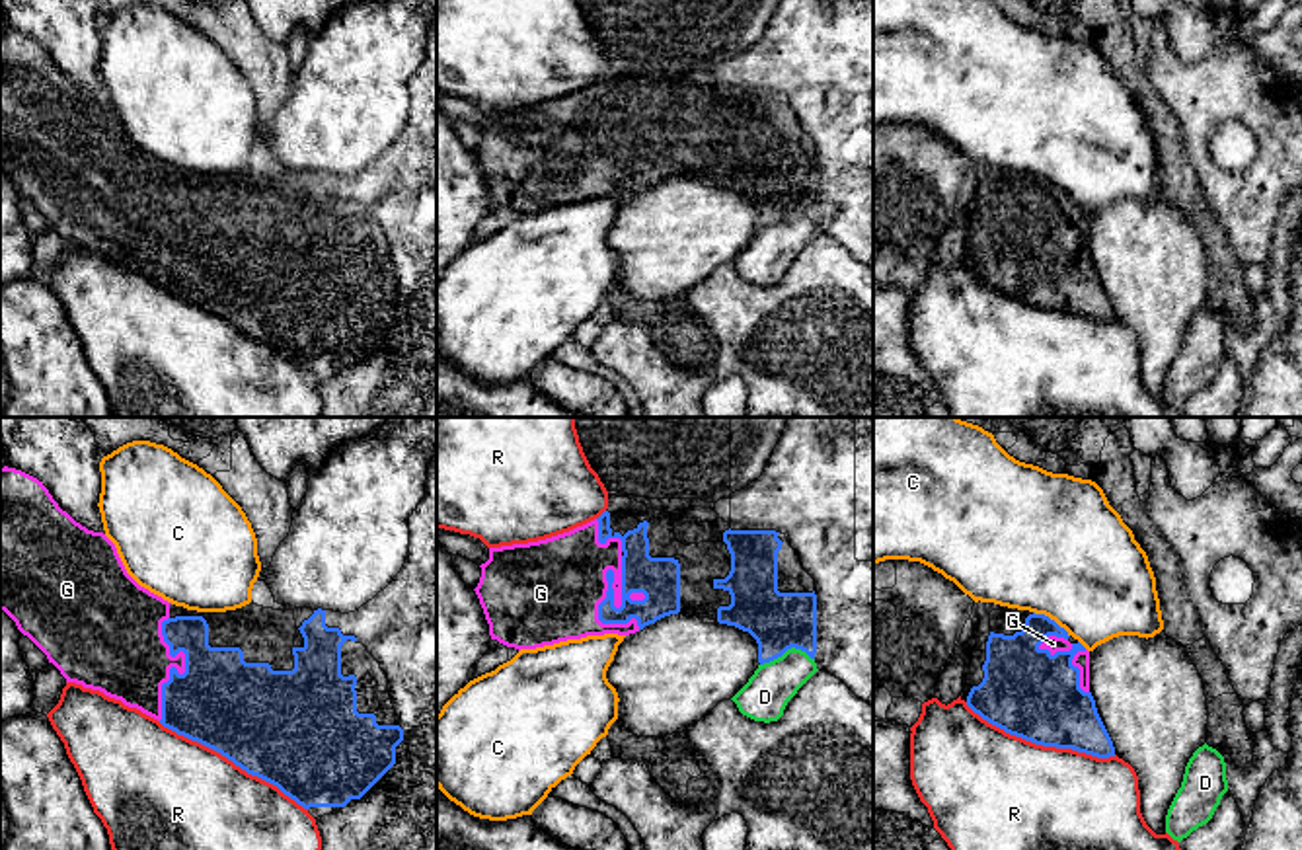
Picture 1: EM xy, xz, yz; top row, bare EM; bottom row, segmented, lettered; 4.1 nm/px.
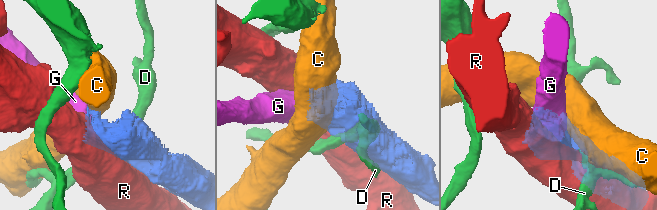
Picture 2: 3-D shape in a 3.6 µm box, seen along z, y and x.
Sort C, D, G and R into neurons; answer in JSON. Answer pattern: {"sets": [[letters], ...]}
{"sets": [["C"], ["D"], ["G"], ["R"]]}

